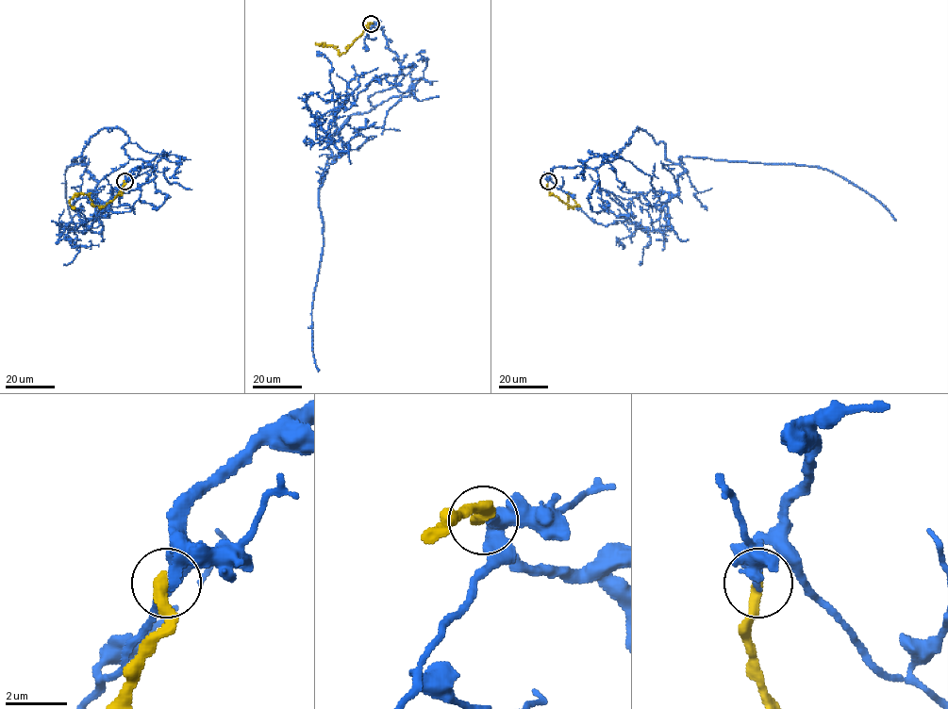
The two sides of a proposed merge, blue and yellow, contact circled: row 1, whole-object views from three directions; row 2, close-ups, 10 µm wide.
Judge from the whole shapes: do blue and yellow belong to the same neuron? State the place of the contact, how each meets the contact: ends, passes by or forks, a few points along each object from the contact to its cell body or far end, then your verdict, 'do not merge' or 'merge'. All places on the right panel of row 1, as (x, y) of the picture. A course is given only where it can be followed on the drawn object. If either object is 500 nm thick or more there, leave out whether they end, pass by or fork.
place (548, 181); blue ends; yellow ends; course blue (548, 181), (556, 167), (616, 158), (638, 127), (674, 163), (827, 169), (895, 220); course yellow (548, 181), (548, 189), (552, 194), (571, 206), (577, 205), (571, 194), (567, 209); merge

